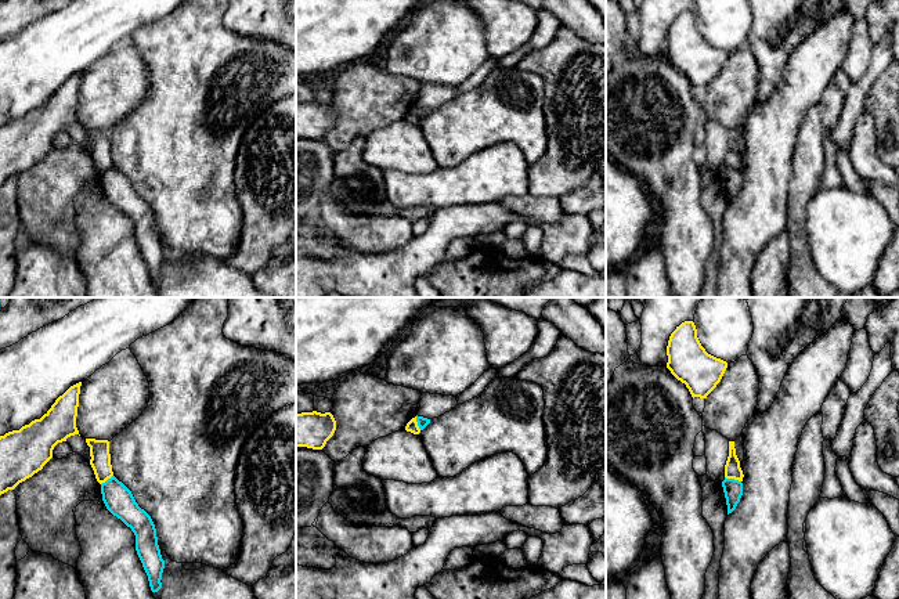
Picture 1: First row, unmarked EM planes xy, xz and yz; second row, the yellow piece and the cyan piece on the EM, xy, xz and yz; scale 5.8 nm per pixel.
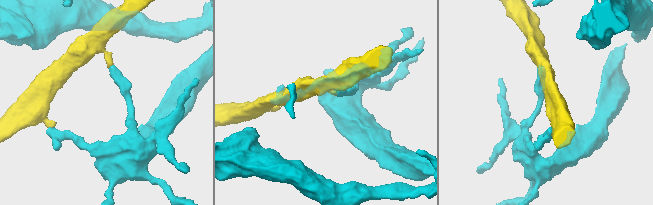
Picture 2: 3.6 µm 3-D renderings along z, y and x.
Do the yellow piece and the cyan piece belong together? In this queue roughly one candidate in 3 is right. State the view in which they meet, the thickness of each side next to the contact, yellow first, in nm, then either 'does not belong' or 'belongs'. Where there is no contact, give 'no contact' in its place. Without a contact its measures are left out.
yz | 100/110 nm | does not belong

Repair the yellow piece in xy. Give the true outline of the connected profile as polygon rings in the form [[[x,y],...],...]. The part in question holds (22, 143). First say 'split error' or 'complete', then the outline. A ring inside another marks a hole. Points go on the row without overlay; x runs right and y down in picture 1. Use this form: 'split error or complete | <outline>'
complete | [[[71,76],[40,109],[0,126],[0,185],[41,160],[58,133],[79,125],[80,76]]]

